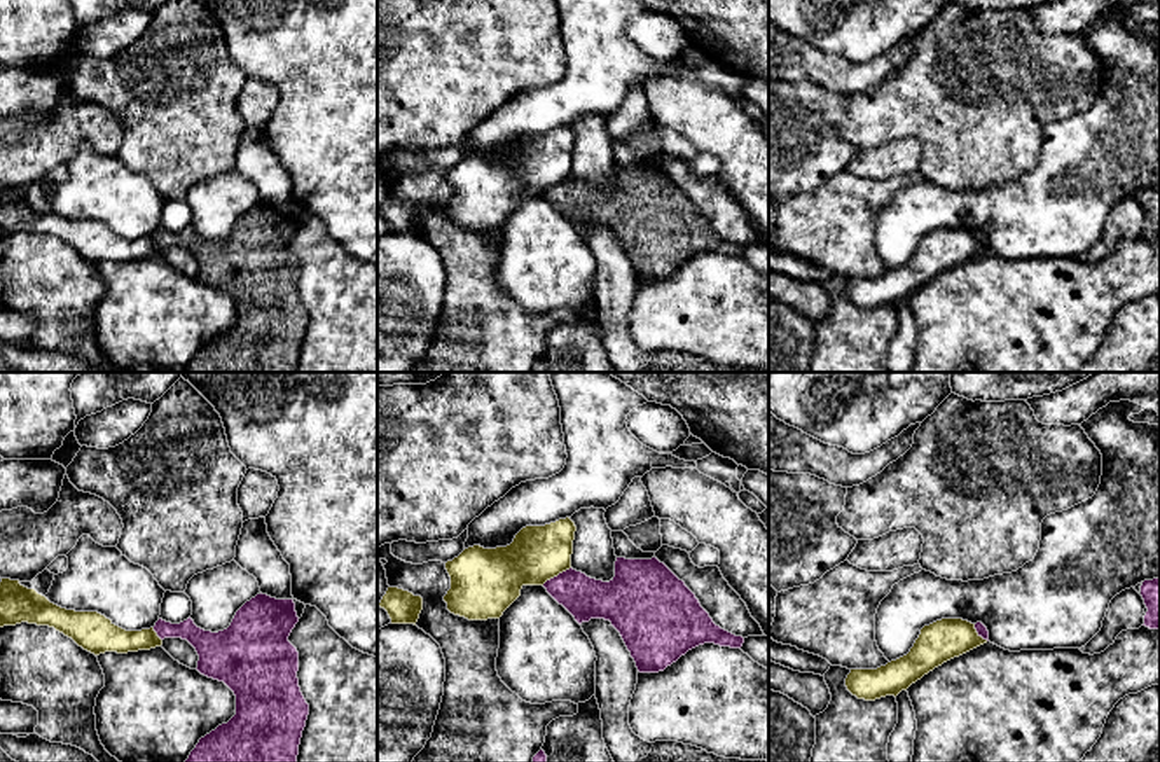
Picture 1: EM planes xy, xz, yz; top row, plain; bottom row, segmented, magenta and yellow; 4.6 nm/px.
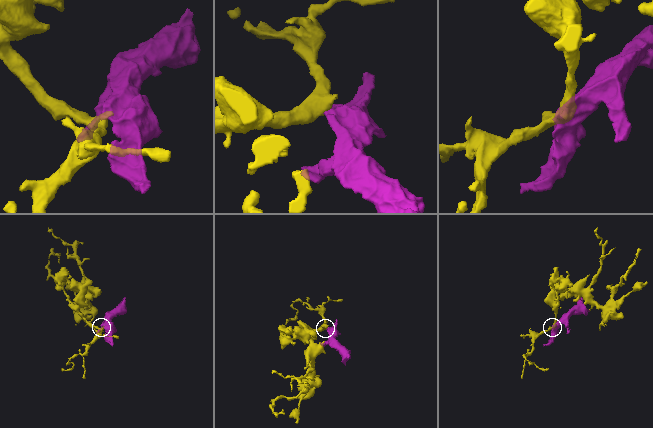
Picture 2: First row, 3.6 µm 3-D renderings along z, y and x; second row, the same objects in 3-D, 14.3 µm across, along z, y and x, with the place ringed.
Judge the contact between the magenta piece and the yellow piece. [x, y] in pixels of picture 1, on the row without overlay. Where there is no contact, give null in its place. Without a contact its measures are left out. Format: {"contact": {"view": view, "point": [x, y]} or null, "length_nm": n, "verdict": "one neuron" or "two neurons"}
{"contact": {"view": "xz", "point": [558, 184]}, "length_nm": 160, "verdict": "two neurons"}

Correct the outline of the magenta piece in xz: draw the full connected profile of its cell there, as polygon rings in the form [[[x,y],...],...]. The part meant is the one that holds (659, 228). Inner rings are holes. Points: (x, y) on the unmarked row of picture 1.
[[[617,166],[610,190],[570,177],[543,196],[578,232],[610,229],[639,281],[664,280],[704,252],[730,257],[744,252],[742,245],[716,234],[685,190],[657,166]]]

